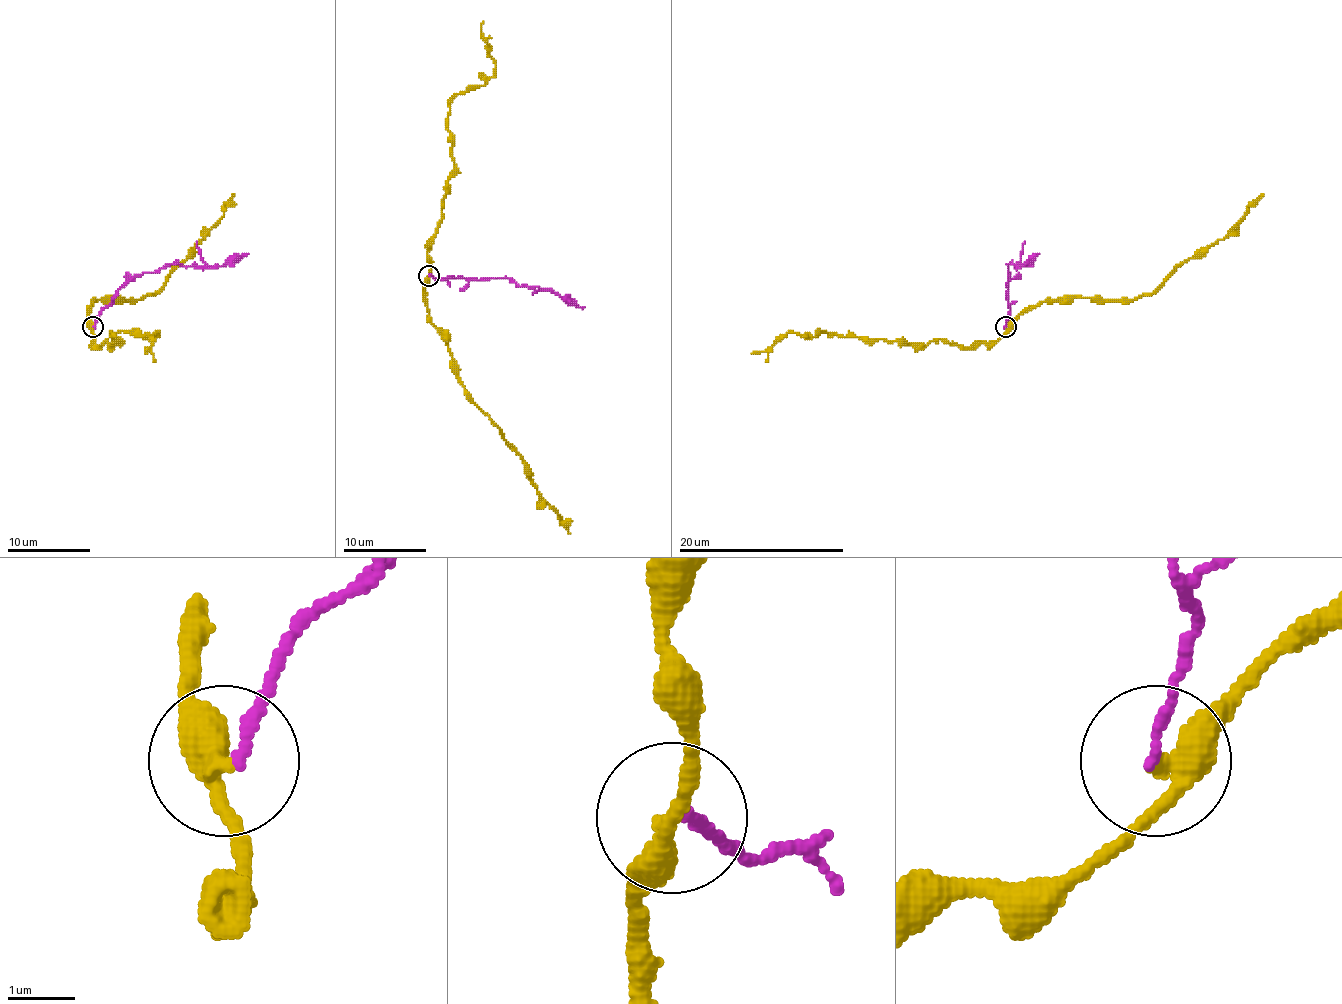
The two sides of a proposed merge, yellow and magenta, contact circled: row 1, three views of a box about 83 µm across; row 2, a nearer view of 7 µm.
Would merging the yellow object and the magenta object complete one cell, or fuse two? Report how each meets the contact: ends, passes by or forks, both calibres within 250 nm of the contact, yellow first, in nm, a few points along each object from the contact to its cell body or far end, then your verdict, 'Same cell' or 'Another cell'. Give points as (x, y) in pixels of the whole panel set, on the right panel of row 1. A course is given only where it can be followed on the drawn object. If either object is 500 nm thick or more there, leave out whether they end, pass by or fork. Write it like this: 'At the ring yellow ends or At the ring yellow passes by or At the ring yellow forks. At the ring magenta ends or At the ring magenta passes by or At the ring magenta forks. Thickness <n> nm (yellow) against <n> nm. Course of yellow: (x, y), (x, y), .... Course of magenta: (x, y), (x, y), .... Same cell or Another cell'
At the ring yellow passes by. At the ring magenta ends. Thickness 340 nm (yellow) against 150 nm. Course of yellow: (1006, 326), (1043, 301), (1074, 297), (1122, 299), (1149, 295), (1186, 260), (1222, 239), (1263, 194). Course of magenta: (1006, 326), (1008, 264), (1020, 266), (1037, 254). Another cell

